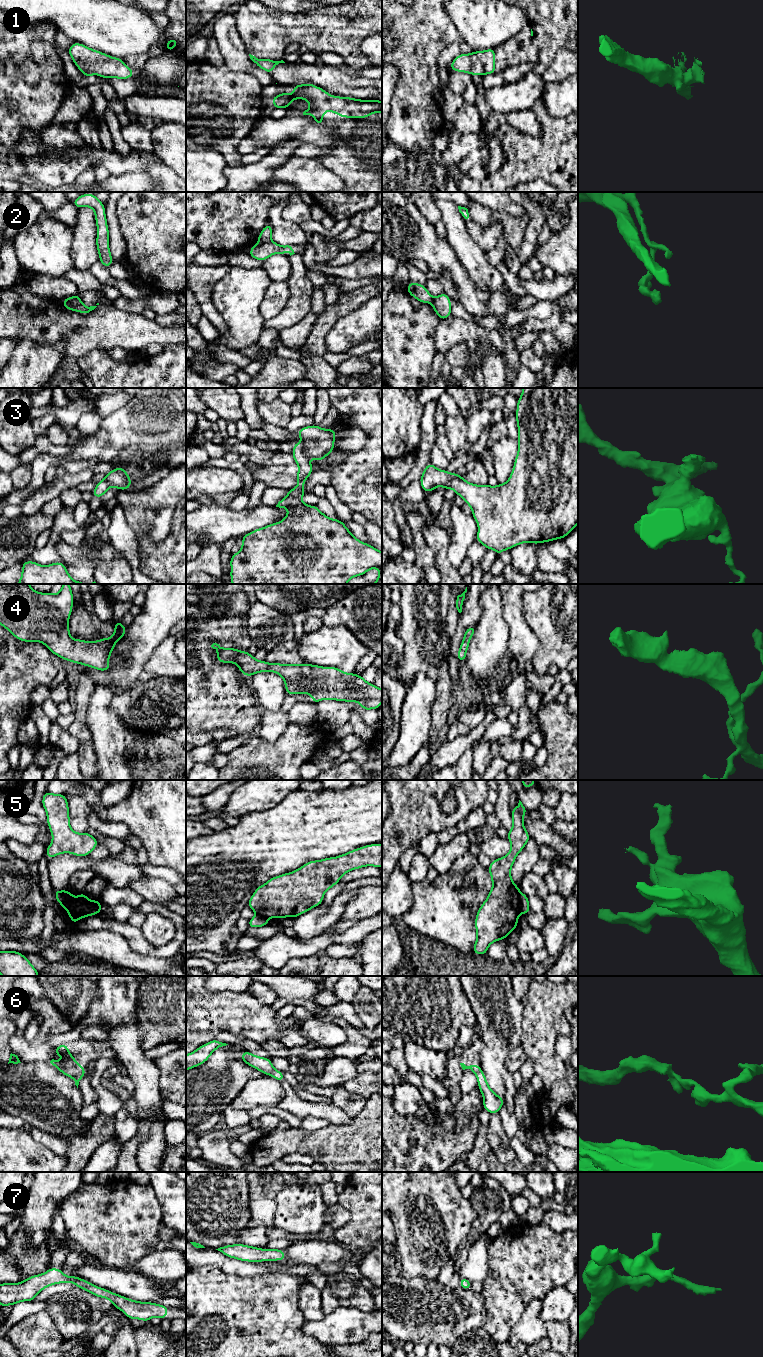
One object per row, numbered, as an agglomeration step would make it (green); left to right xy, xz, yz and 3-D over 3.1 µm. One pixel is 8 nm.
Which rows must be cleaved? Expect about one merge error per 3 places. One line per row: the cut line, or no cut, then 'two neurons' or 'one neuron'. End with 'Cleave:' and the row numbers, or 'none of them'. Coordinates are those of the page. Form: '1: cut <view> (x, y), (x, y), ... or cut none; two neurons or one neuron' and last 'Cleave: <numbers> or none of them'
1: cut none; one neuron
2: cut xz (270, 239), (259, 243); two neurons
3: cut yz (458, 474), (444, 488); two neurons
4: cut none; one neuron
5: cut xy (64, 890), (68, 894), (67, 911); two neurons
6: cut xy (83, 1069), (73, 1077); two neurons
7: cut none; one neuron
Cleave: 2, 3, 5, 6

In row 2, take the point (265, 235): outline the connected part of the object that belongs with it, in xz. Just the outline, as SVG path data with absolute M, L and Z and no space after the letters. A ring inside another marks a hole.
M268 223L260 232L258 236L258 242L259 243L264 243L268 242L271 240L271 235L272 235L273 229L272 225Z

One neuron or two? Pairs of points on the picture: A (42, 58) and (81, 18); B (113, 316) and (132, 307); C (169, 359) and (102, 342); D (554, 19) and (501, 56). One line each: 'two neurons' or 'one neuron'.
A: two neurons
B: two neurons
C: two neurons
D: one neuron

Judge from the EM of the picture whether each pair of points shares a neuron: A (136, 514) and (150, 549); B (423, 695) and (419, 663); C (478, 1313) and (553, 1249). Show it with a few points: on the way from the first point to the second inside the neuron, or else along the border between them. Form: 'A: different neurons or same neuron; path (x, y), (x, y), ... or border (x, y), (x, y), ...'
A: different neurons; border (169, 532), (160, 542), (140, 538), (136, 534)
B: different neurons; border (418, 671), (430, 677), (436, 688)
C: different neurons; border (480, 1293), (487, 1306), (487, 1319), (483, 1326)

